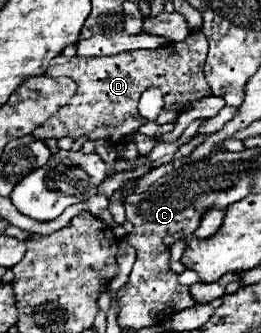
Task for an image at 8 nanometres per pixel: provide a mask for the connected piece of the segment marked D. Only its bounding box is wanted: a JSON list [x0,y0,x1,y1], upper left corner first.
[32,30,212,144]

